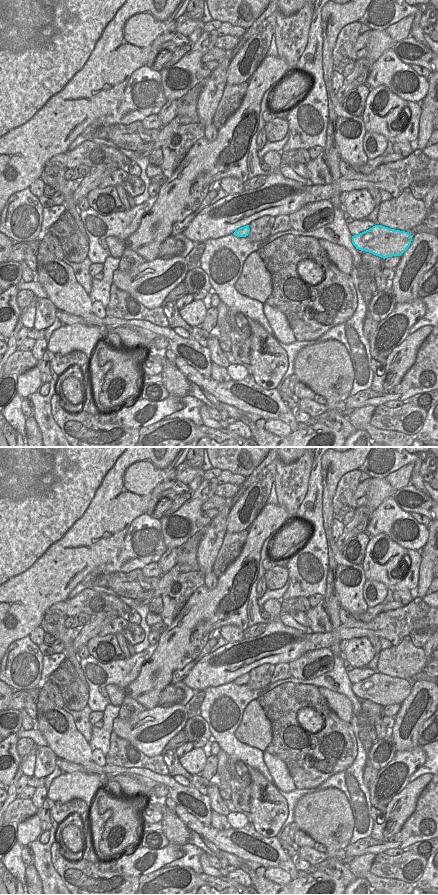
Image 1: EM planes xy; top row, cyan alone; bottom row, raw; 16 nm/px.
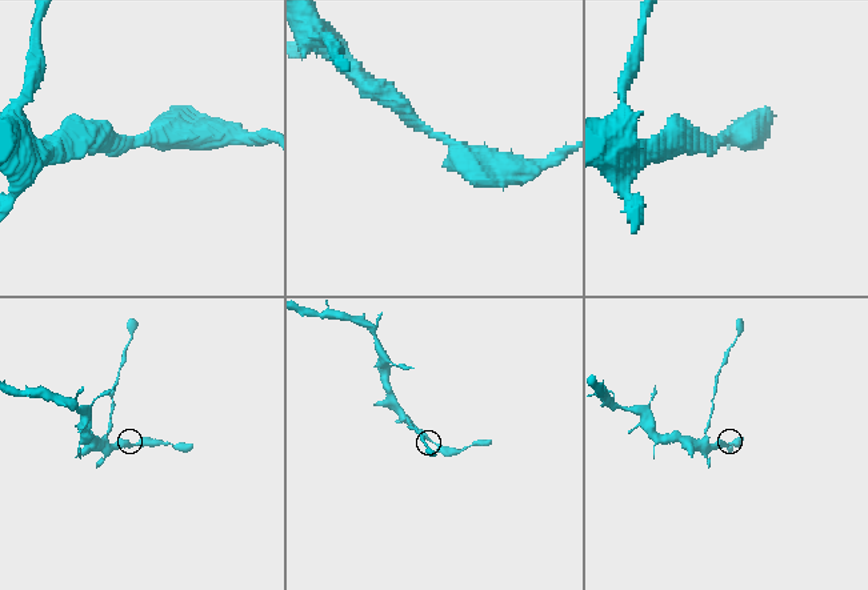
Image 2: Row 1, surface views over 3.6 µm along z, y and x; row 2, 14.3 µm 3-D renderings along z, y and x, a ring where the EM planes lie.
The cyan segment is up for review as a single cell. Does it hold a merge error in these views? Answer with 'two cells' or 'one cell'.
one cell

